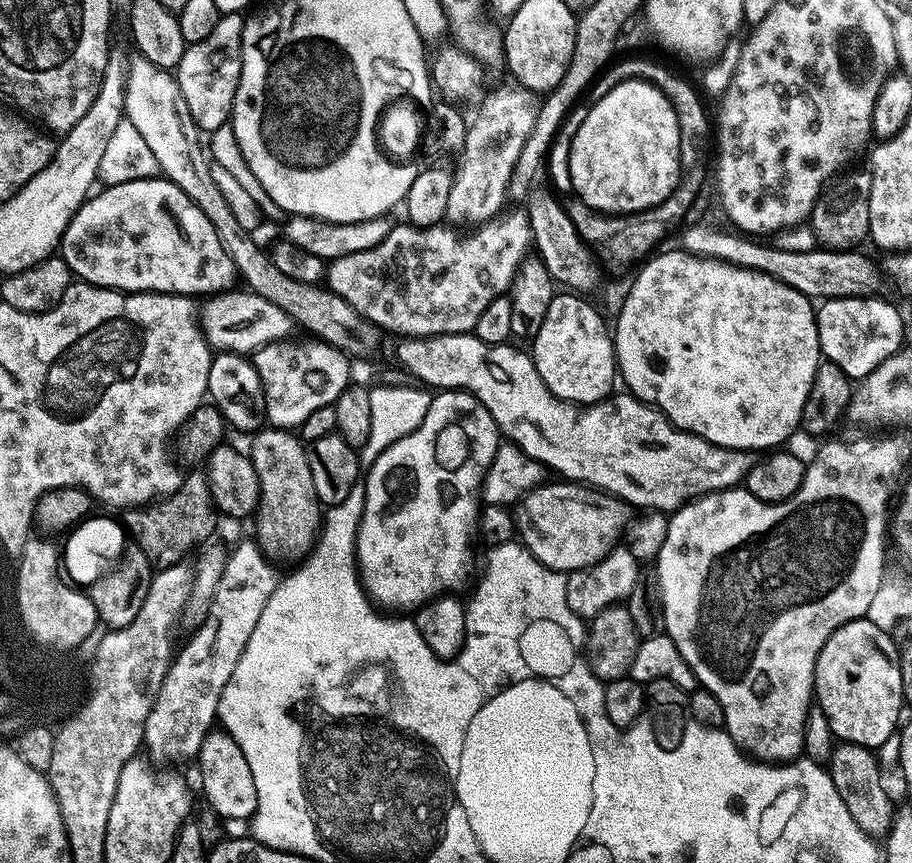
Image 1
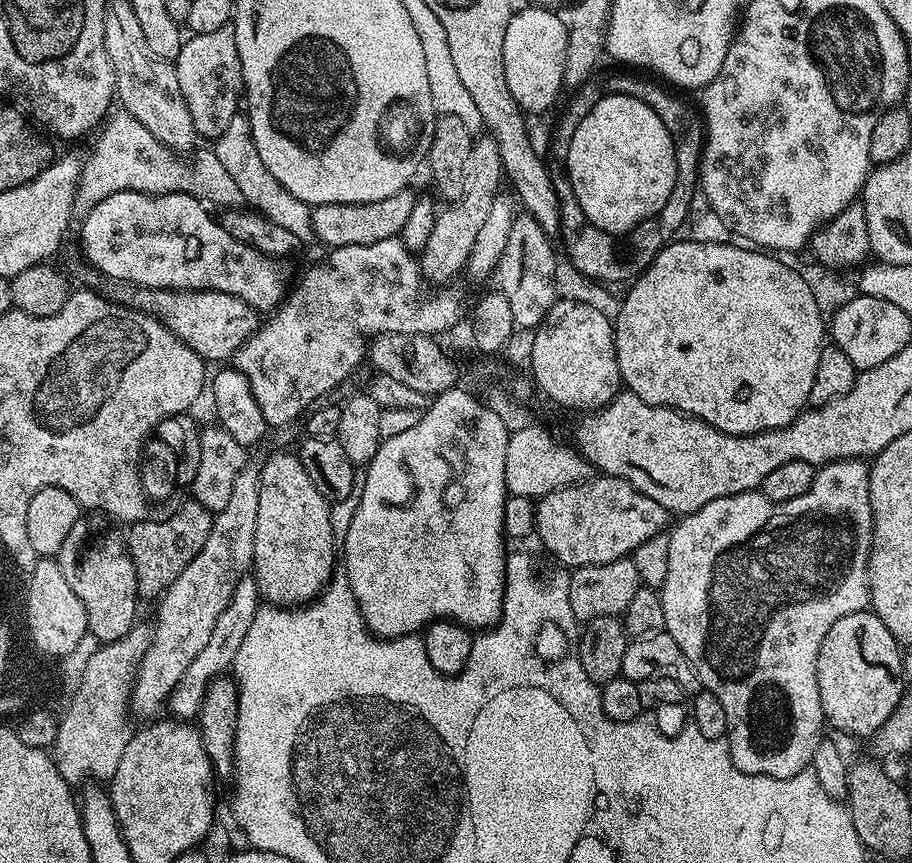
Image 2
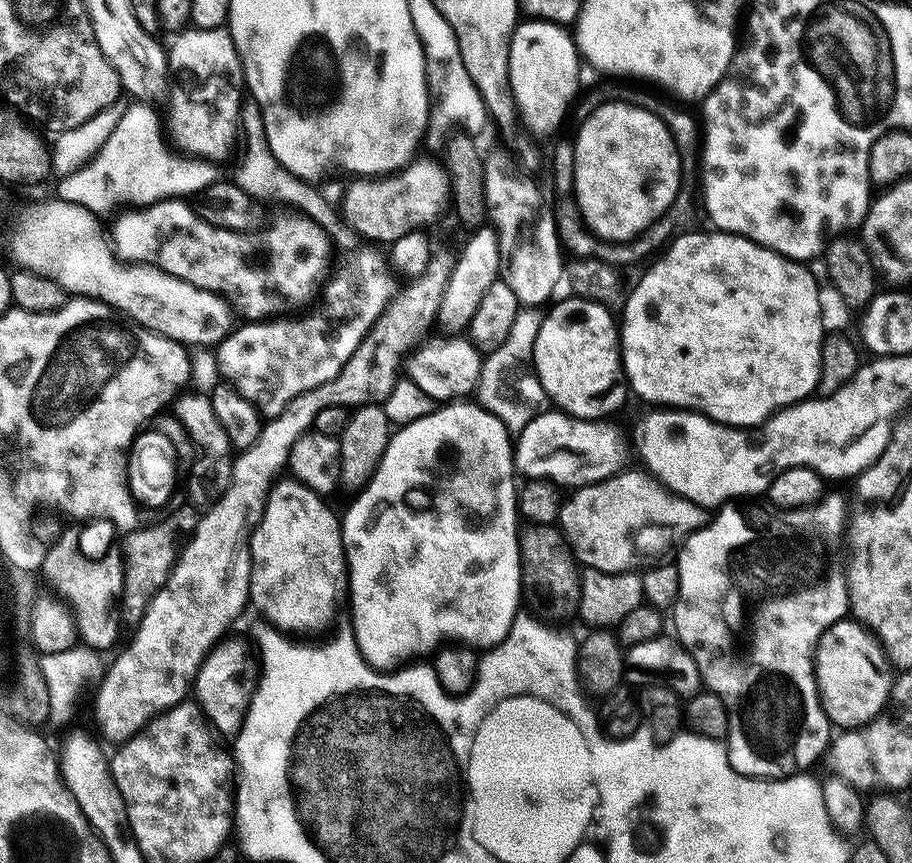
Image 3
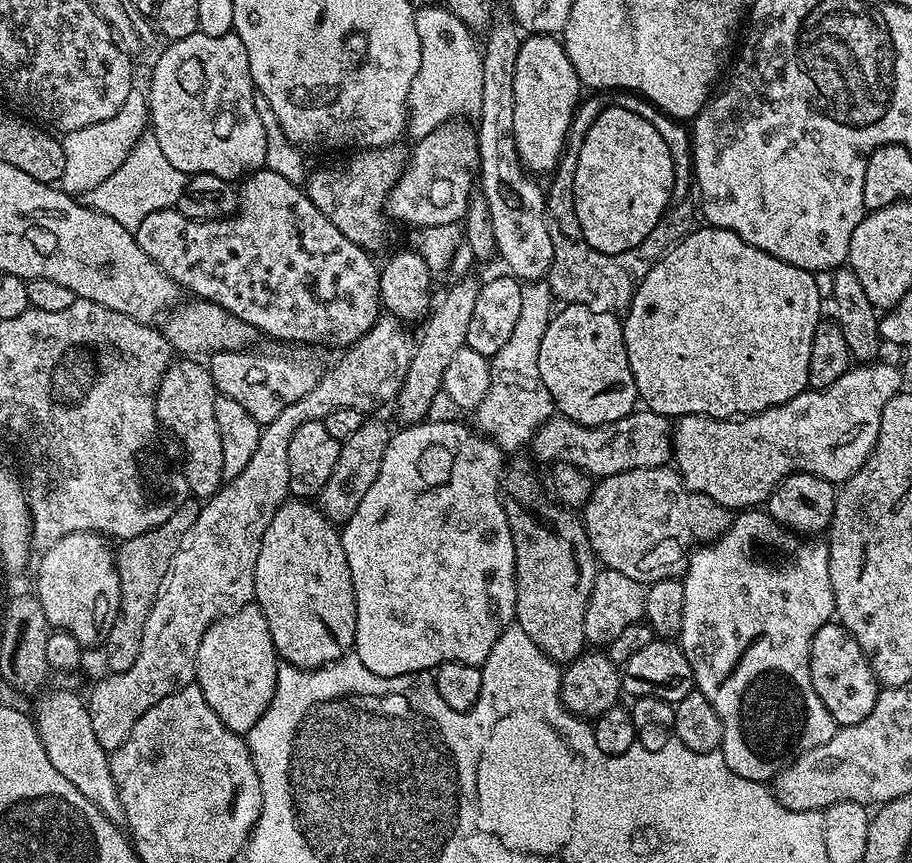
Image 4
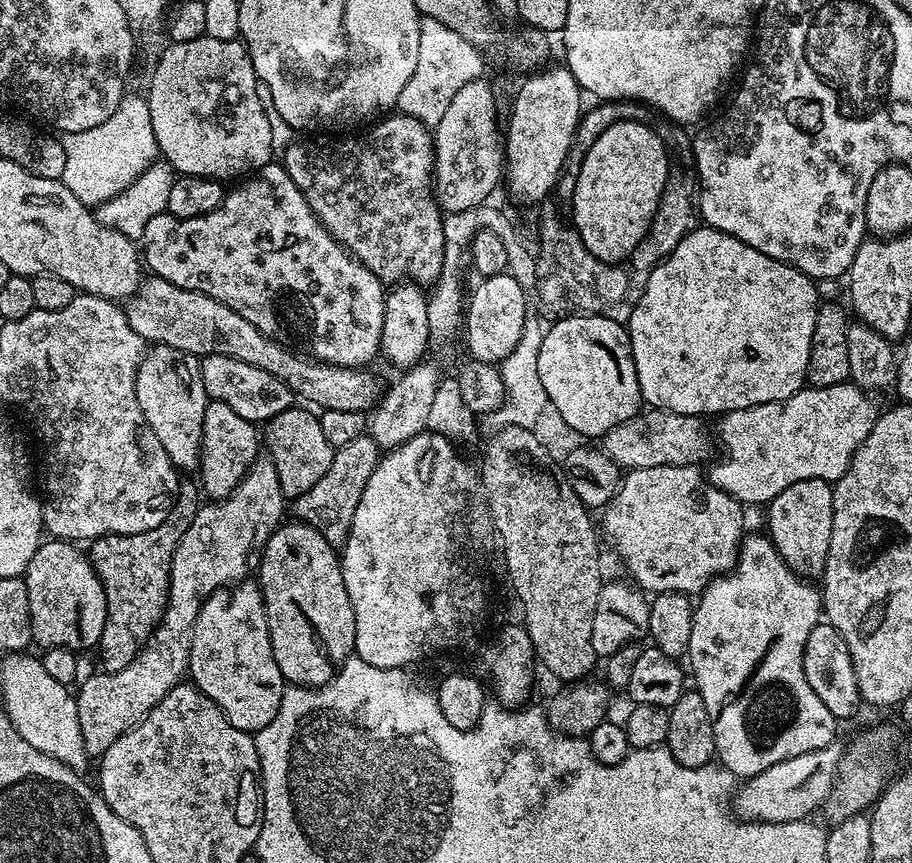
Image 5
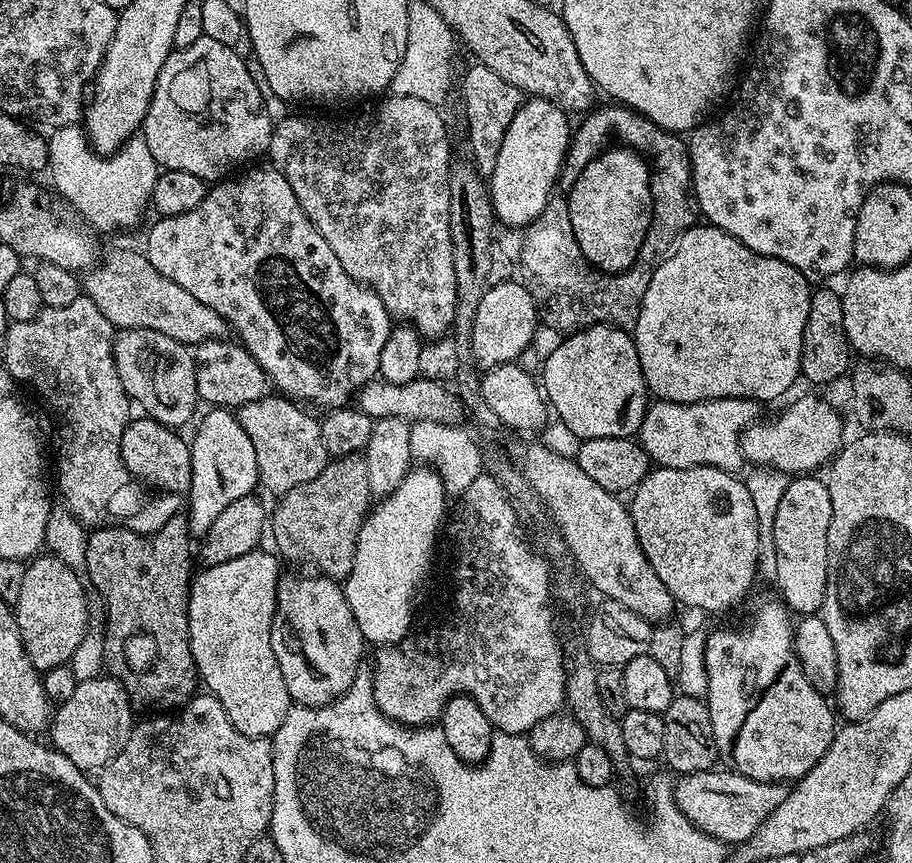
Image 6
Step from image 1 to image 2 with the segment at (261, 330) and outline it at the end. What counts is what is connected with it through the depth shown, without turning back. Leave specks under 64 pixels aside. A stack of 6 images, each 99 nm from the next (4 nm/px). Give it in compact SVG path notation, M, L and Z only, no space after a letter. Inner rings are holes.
M140 288L133 292L131 307L155 316L205 362L235 357L242 342L255 334L262 323L256 309L234 294L167 288Z

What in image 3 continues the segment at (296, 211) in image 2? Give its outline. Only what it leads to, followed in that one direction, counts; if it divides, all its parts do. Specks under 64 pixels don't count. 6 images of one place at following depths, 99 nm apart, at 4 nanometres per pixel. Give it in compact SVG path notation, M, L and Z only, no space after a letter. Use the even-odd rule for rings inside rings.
M250 94L245 95L241 101L240 123L242 146L244 144L245 148L236 170L236 176L234 175L234 183L246 195L253 198L259 198L262 194L274 194L278 199L292 203L292 206L303 213L303 215L309 216L312 220L318 222L339 249L340 247L346 250L351 249L350 251L357 249L360 238L337 212L337 209L335 212L331 204L315 189L316 186L307 181L301 181L292 172L282 168L274 159L274 155L269 148L268 138L265 135L265 124L261 107L258 106L258 100Z

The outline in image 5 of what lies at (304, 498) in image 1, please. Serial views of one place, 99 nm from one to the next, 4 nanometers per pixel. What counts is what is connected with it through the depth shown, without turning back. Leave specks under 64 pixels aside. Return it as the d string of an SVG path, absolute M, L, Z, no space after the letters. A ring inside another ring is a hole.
M281 523L264 544L258 565L258 583L264 595L264 609L268 612L268 633L278 670L289 685L321 688L336 678L341 666L356 651L356 615L350 604L350 594L346 594L337 549L309 524L288 523Z

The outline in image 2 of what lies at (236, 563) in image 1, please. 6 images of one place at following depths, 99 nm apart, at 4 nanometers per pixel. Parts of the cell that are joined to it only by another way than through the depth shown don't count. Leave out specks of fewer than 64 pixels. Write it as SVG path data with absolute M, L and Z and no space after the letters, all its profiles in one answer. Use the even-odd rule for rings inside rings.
M245 574L238 586L234 586L230 602L226 602L226 610L218 614L218 622L214 622L214 634L210 634L210 642L206 642L206 646L202 646L202 651L198 653L198 658L194 658L194 662L186 666L186 674L182 674L178 686L174 686L169 694L166 708L173 717L185 722L199 717L202 698L208 693L212 681L225 675L235 665L238 646L242 646L242 638L246 638L246 630L250 630L250 622L261 606L262 597L256 581L251 575Z

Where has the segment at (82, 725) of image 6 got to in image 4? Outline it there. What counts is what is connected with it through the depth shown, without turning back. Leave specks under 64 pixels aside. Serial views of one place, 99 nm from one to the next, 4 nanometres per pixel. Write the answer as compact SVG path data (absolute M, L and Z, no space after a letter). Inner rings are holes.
M381 315L376 325L362 338L358 338L358 342L354 342L345 351L348 353L325 376L323 373L317 379L316 385L309 392L302 394L298 402L290 402L290 406L286 406L286 410L282 410L278 418L261 427L258 446L250 457L250 462L246 462L246 470L242 470L242 474L238 474L233 480L227 481L220 491L201 507L194 526L184 536L183 546L177 548L170 562L168 577L164 579L152 612L146 618L138 658L134 658L130 670L105 675L105 680L98 681L93 686L92 693L86 696L90 726L94 726L94 738L98 738L98 746L102 746L105 752L111 754L118 746L122 746L122 742L126 742L130 730L134 730L134 722L138 722L138 718L142 718L142 714L146 714L150 706L162 702L162 698L166 698L177 688L184 688L195 681L196 655L202 642L202 634L206 634L206 630L215 620L227 613L237 612L253 599L256 591L254 570L258 562L260 543L266 534L266 526L270 526L274 514L290 496L288 483L292 475L288 450L290 438L294 436L298 425L310 420L323 420L326 414L330 414L330 410L353 408L368 414L371 413L371 408L376 408L387 400L388 403L395 401L396 394L406 378L406 370L410 366L414 351L413 337L408 337L400 328L403 328L401 321L396 317Z

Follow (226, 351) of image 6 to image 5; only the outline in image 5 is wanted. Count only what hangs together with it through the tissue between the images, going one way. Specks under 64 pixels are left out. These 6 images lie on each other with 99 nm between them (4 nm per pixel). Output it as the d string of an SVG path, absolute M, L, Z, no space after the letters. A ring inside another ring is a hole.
M210 354L200 361L202 386L206 386L209 400L226 402L234 414L253 422L267 422L278 414L293 407L294 397L287 384L283 384L274 374L250 366L250 362L238 362L238 358L226 358L222 354Z

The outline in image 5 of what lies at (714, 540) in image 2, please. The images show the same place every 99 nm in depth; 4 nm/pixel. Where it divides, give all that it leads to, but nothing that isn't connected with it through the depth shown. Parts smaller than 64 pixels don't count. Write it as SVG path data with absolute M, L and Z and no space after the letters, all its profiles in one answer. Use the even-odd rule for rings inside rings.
M748 534L740 542L740 556L736 559L732 571L724 573L723 576L717 576L714 580L709 580L708 587L699 593L698 599L695 601L690 646L686 660L687 663L692 663L690 676L691 679L692 676L696 679L695 691L700 693L702 702L706 702L706 710L710 710L719 763L737 778L757 776L762 774L762 770L766 770L778 762L786 762L786 758L798 758L798 754L810 754L814 750L822 750L827 744L833 743L837 739L836 716L830 714L830 710L826 710L826 706L822 706L822 698L818 698L818 694L814 694L814 690L810 690L810 682L806 682L804 673L806 638L810 638L810 630L814 630L814 626L821 623L822 620L822 592L817 585L815 588L812 584L815 583L797 576L786 566L786 562L778 554L778 550L772 545L772 541L767 535L752 536L752 534Z

